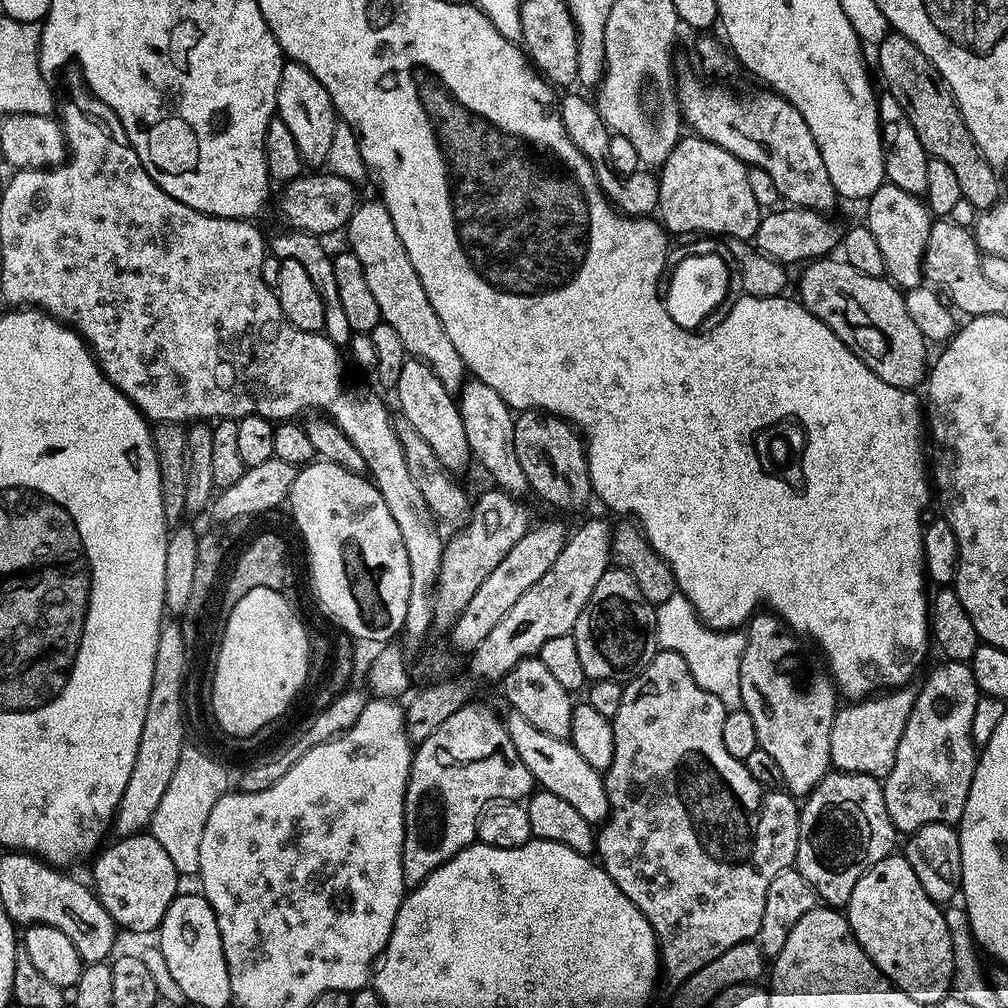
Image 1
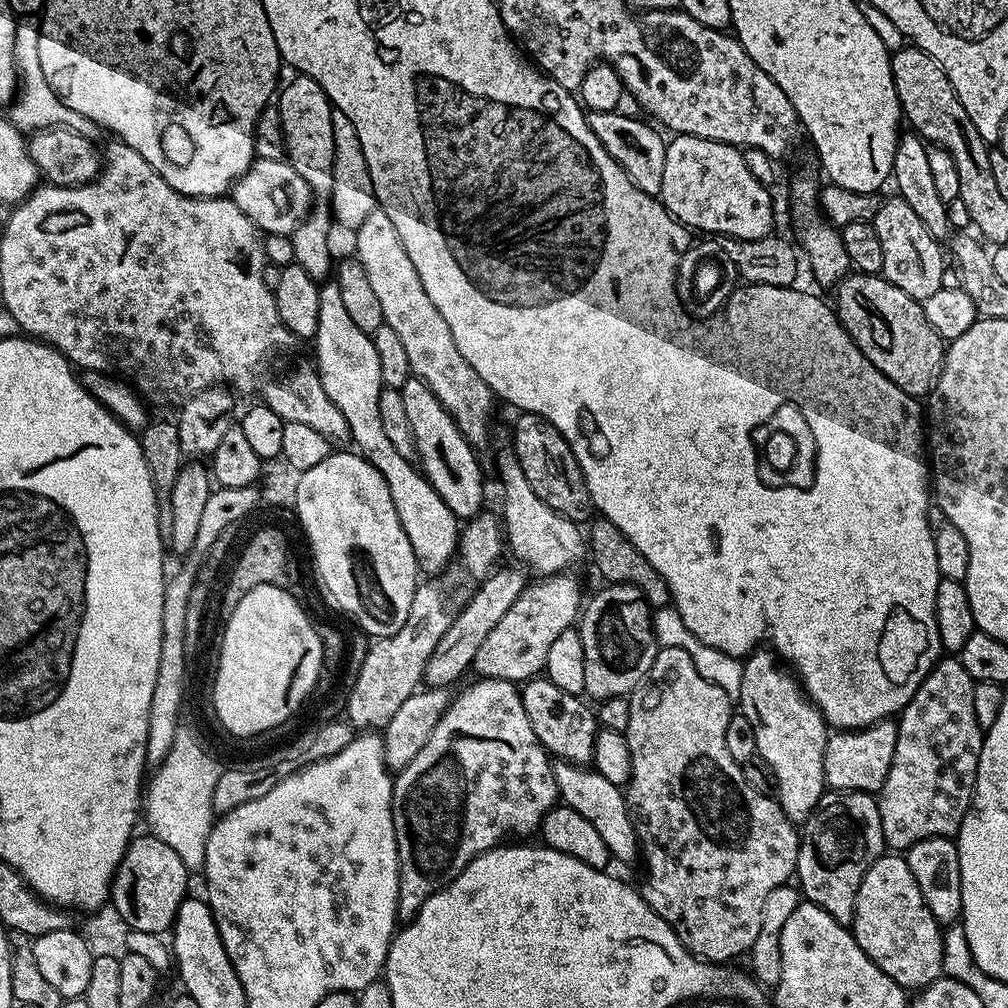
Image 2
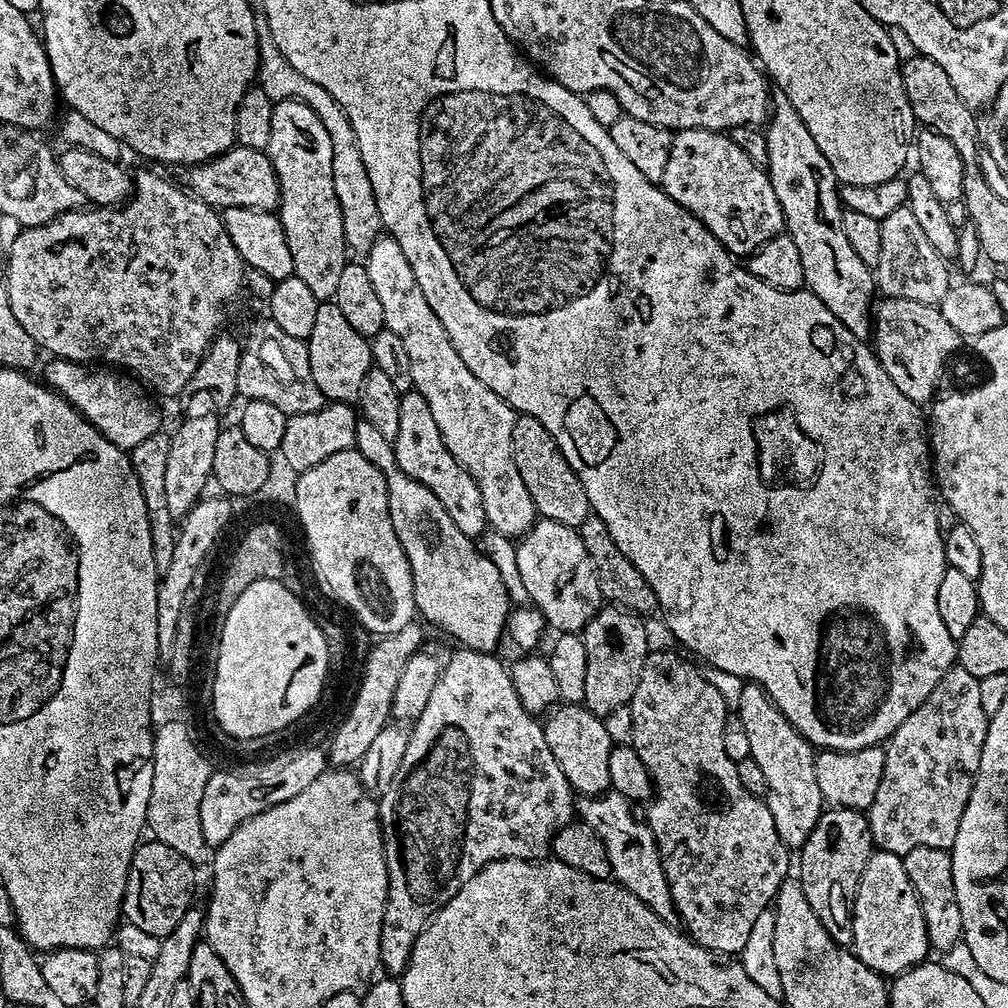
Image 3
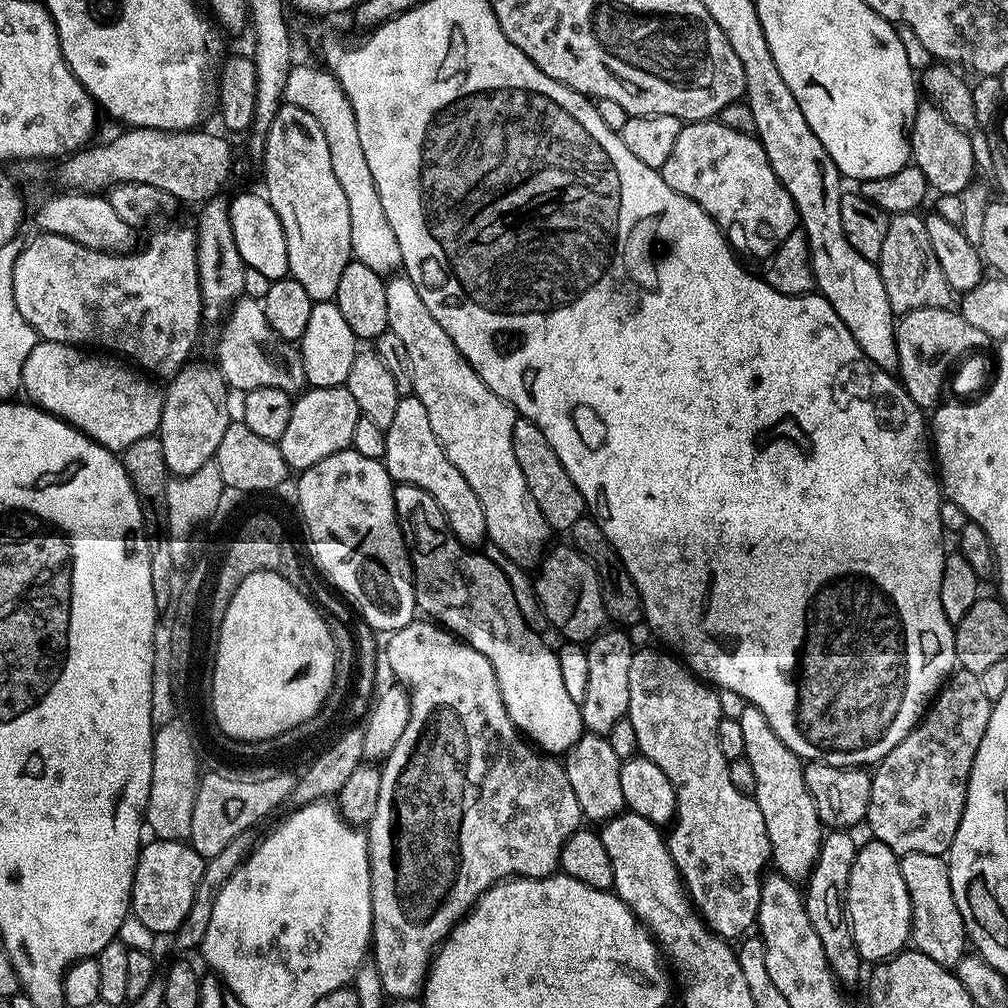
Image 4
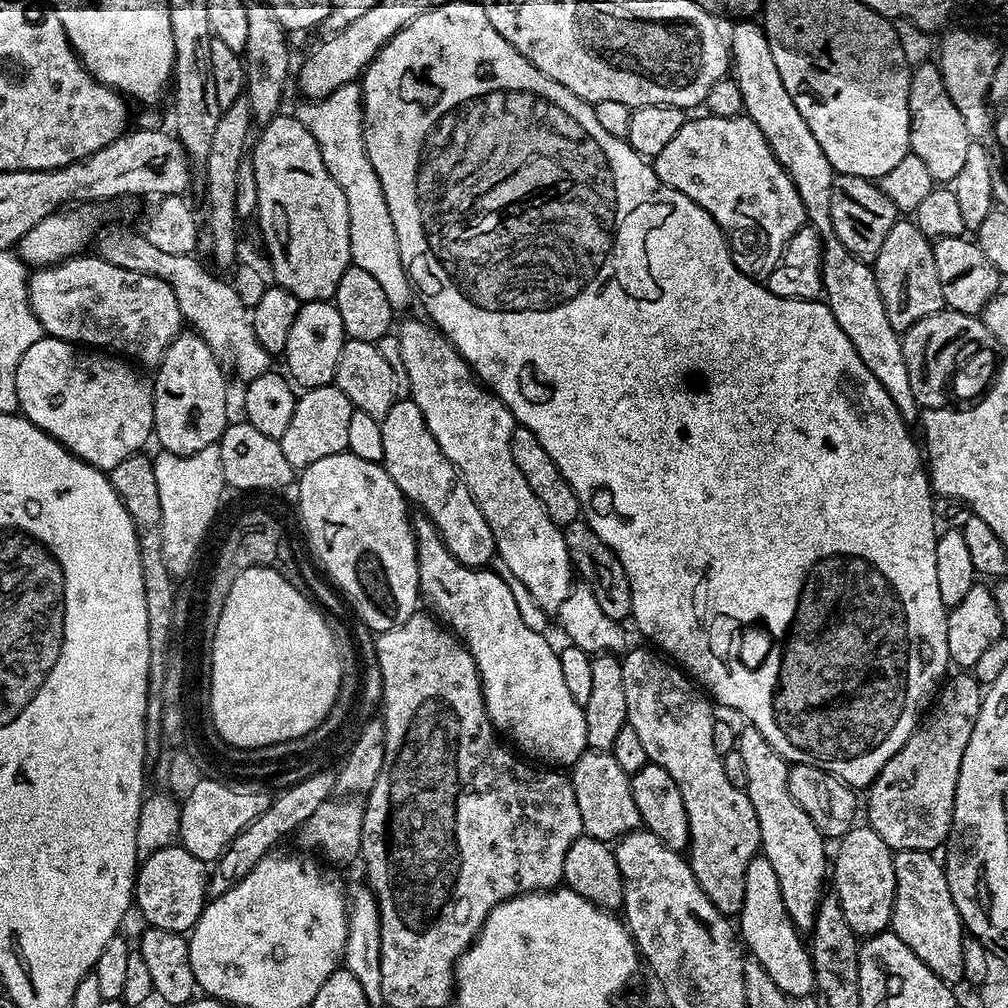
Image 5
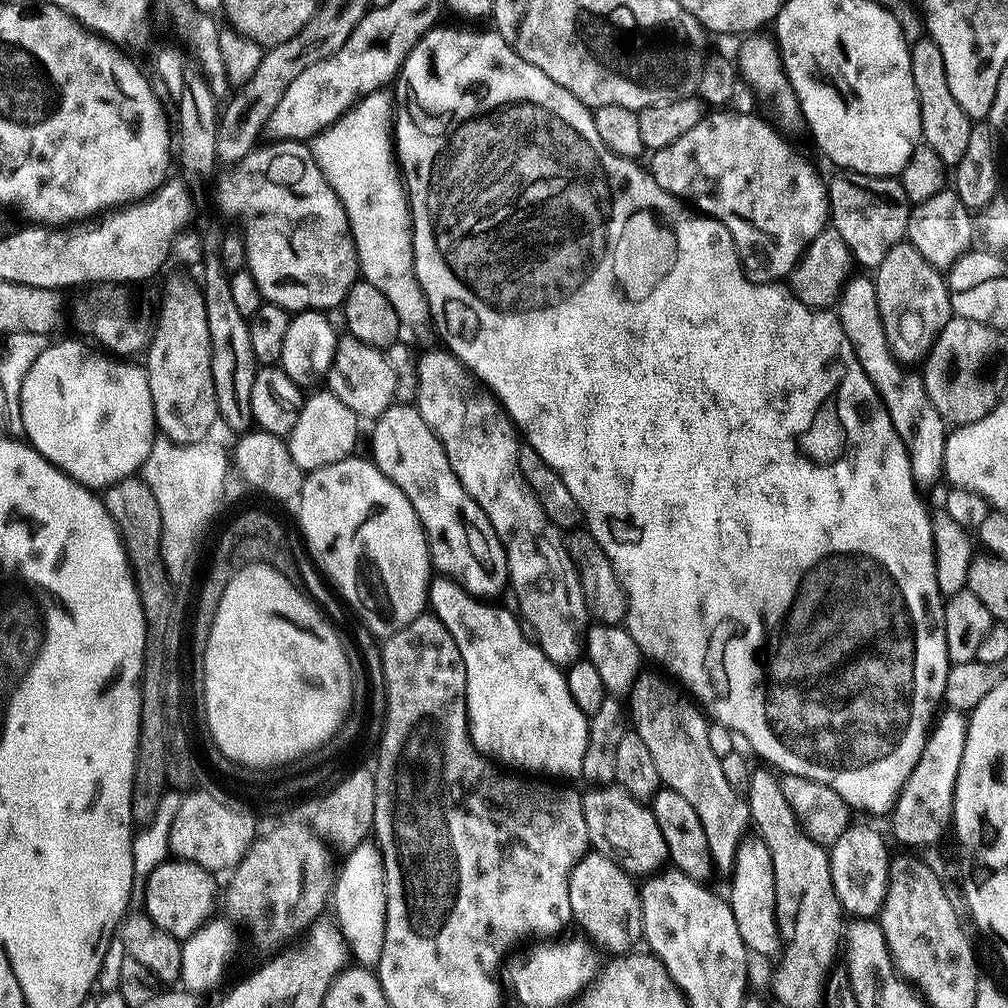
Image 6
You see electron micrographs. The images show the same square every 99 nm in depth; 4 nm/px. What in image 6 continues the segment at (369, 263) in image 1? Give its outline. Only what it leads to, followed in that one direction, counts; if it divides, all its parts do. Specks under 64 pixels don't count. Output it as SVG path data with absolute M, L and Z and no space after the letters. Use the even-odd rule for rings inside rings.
M443 347L440 348L419 353L416 362L418 390L414 407L420 411L422 418L426 418L426 426L430 426L430 430L434 430L442 442L446 458L450 458L450 466L454 474L458 474L458 482L462 482L466 494L470 494L470 498L482 506L490 518L490 526L494 526L498 538L504 544L510 592L516 595L516 600L520 603L519 615L534 633L536 643L546 658L550 658L550 662L561 666L573 664L581 659L584 652L586 609L580 579L570 554L564 548L564 536L561 529L552 524L550 518L546 518L546 510L542 510L534 490L530 490L526 478L522 478L522 470L518 470L518 450L522 440L516 425L508 417L508 411L458 357Z

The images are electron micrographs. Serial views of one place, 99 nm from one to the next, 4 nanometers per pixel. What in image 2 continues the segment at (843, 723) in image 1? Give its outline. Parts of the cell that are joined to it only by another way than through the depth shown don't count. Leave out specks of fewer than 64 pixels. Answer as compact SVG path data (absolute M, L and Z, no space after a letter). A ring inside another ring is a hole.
M891 719L880 720L869 728L833 731L824 751L825 785L838 792L879 793L886 782L886 774L890 774L890 762L894 762L897 742L898 730Z

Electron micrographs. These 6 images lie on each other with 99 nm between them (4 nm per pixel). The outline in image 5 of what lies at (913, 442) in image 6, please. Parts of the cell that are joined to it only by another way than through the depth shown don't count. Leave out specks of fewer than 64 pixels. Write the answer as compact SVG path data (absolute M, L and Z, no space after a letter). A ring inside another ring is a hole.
M744 18L730 32L730 60L734 65L734 79L742 90L744 112L762 130L770 150L776 161L786 170L786 174L794 182L798 194L802 198L802 206L810 224L820 233L823 241L823 295L826 297L828 309L834 314L838 326L850 338L854 350L866 362L870 374L882 382L886 394L898 406L905 420L917 419L918 405L914 398L914 390L910 390L910 374L904 361L904 345L901 337L890 326L890 318L886 314L886 306L882 302L882 294L878 290L876 273L865 261L860 260L834 234L830 218L830 190L834 173L822 146L818 146L818 138L810 134L810 126L798 114L798 106L794 106L794 98L782 86L782 74L778 74L778 66L774 62L774 54L770 54L768 35L759 23L751 24L751 19Z

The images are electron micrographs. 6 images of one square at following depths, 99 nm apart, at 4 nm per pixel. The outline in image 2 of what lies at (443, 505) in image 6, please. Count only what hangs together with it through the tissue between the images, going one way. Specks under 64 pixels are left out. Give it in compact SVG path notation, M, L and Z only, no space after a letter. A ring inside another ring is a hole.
M418 379L408 380L400 389L402 402L406 409L406 419L410 421L410 430L416 447L415 459L422 475L434 486L438 498L450 506L457 521L467 522L477 516L485 507L484 472L480 469L477 449L468 443L468 439L458 430L454 418L434 398L434 390L426 382Z

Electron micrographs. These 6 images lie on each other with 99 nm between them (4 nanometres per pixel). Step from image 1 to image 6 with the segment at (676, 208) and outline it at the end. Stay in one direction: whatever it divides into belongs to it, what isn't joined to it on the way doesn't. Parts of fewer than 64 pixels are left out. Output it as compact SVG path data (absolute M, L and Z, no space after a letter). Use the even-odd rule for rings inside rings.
M716 110L713 116L712 113L705 115L698 126L690 126L682 138L665 148L655 149L651 153L650 171L662 190L691 202L703 215L714 217L730 230L748 279L755 284L776 282L789 275L808 244L829 223L828 190L819 174L771 128L773 125L767 119L728 111L732 110Z

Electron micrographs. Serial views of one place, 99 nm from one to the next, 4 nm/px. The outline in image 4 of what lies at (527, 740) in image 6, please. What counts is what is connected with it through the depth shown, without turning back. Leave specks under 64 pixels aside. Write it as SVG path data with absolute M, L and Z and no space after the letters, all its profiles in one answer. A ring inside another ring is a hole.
M396 484L392 493L396 521L400 524L404 545L408 548L408 559L412 561L417 609L427 619L448 629L463 643L478 650L478 654L482 654L486 662L494 666L506 714L521 734L545 754L568 753L586 732L580 705L574 702L574 698L570 698L566 685L562 682L562 670L558 667L556 652L548 649L547 642L524 621L520 604L516 601L516 592L512 589L507 574L490 557L483 556L480 550L473 550L456 537L442 506L438 506L438 502L434 502L434 498L426 494L426 490L409 484Z

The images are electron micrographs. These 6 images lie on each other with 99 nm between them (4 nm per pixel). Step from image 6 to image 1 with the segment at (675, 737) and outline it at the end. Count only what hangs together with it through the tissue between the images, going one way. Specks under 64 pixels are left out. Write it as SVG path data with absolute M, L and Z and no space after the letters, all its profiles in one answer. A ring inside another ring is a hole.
M657 651L656 656L632 680L624 684L622 702L618 705L618 714L610 717L614 732L614 758L607 772L603 773L604 789L608 799L608 819L596 832L595 855L614 886L638 906L638 910L650 922L656 931L656 942L660 949L660 967L663 975L668 975L672 982L690 978L694 970L702 970L706 962L714 962L718 954L730 950L730 946L738 946L738 942L756 940L762 926L762 910L766 910L766 890L770 890L770 882L778 878L796 863L798 850L798 834L800 833L800 808L797 801L787 791L769 790L754 780L747 769L745 761L733 758L722 742L722 722L726 709L714 694L702 690L689 672L689 667L680 654Z

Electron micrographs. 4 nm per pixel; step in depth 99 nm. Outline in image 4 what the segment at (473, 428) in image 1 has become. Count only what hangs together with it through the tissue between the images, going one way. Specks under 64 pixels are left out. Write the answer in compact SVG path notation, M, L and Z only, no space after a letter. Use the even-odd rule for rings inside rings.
M553 547L543 557L538 568L540 577L536 580L536 596L545 618L564 635L565 641L588 642L605 627L604 591L600 588L596 567L575 547L567 547Z

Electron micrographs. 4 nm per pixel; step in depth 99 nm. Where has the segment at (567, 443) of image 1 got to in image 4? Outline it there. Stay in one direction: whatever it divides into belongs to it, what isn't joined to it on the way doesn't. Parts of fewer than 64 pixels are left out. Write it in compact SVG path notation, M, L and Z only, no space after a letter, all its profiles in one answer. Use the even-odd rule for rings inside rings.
M523 418L514 422L512 441L514 458L518 458L518 466L522 466L522 478L526 478L526 486L530 486L530 494L534 494L534 502L538 502L538 510L542 510L542 518L546 518L549 529L571 533L574 522L586 515L586 505L578 486L574 486L574 478L570 478L570 474L566 474L566 466L558 462L554 446L546 442L546 434L542 434L534 422Z

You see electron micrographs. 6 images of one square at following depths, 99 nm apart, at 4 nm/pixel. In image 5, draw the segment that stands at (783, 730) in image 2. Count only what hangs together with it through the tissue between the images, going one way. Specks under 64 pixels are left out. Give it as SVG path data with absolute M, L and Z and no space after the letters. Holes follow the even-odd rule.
M751 726L741 727L738 732L738 749L742 754L742 761L745 763L746 770L746 791L750 802L754 806L754 814L758 818L758 830L760 831L760 846L762 855L770 862L770 866L774 866L774 874L778 874L778 886L782 890L782 902L786 906L786 910L790 914L790 918L796 923L796 927L801 930L811 930L816 921L816 911L820 905L822 897L825 895L824 880L826 884L826 877L830 872L829 857L824 857L824 844L826 844L825 837L820 835L820 831L814 826L814 822L810 822L810 814L806 814L806 810L802 810L802 806L798 806L798 802L794 802L794 798L788 789L788 769L790 767L788 761L782 759L774 750L774 746L770 746L770 742L766 742L766 738L762 738L762 734L758 734L758 730Z

